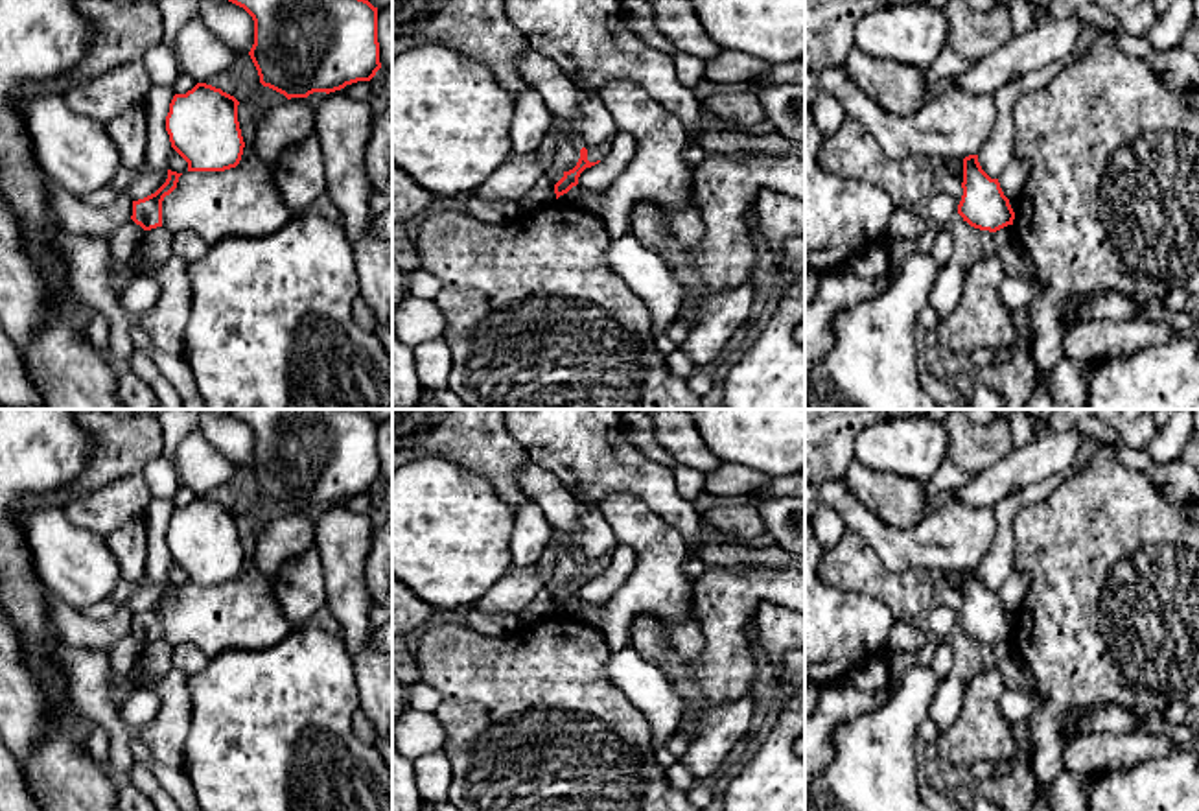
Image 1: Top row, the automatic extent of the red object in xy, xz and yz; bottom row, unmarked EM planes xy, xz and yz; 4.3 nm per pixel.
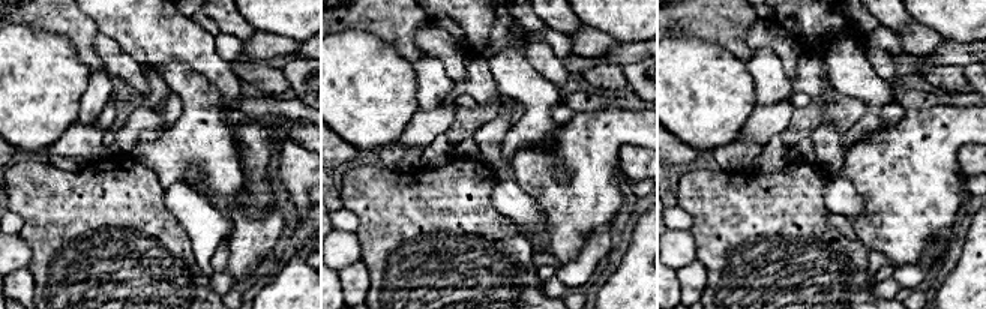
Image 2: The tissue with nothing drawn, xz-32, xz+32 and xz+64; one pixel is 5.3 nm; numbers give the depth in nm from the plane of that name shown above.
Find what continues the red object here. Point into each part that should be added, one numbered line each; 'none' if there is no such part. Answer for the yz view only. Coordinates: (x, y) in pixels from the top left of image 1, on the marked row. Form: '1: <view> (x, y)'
none

